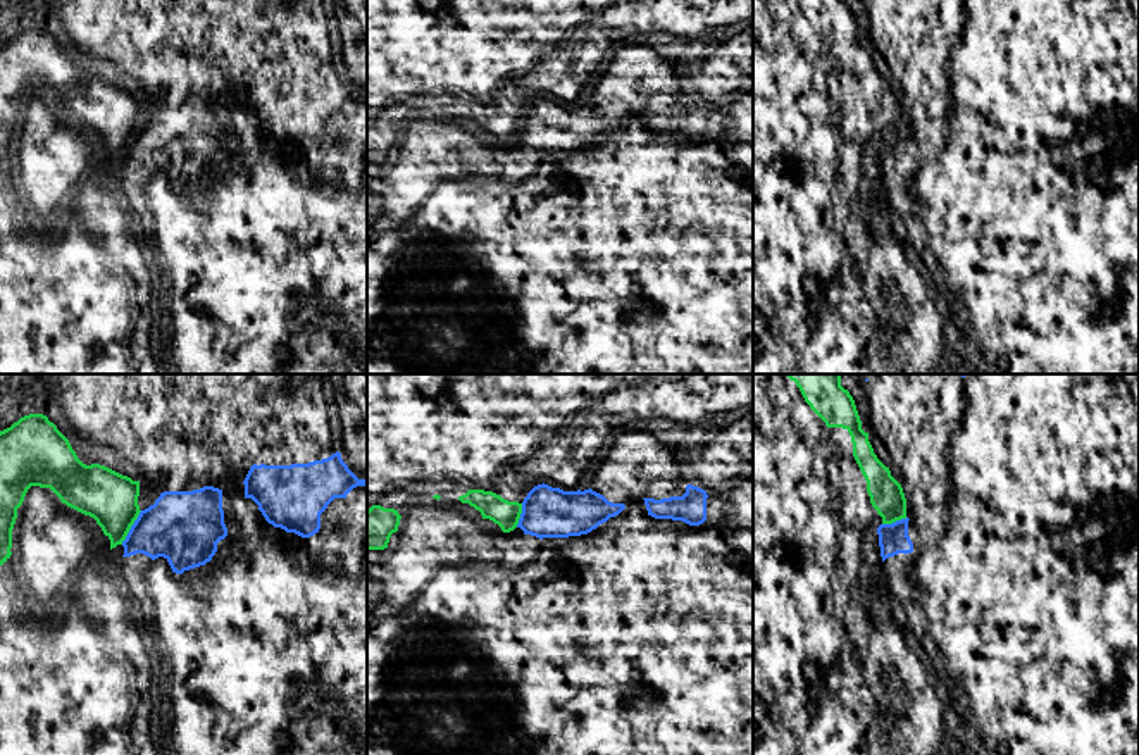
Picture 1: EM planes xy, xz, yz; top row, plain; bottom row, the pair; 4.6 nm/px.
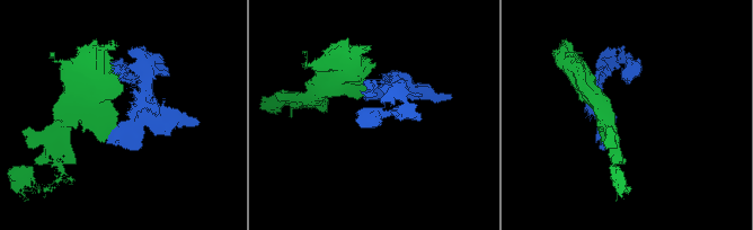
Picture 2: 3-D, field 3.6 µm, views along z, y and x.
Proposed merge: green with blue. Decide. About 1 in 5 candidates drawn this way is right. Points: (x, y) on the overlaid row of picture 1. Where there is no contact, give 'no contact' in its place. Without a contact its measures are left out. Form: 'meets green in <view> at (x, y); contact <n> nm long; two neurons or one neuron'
meets green in xy at (130, 528); contact 190 nm long; two neurons

